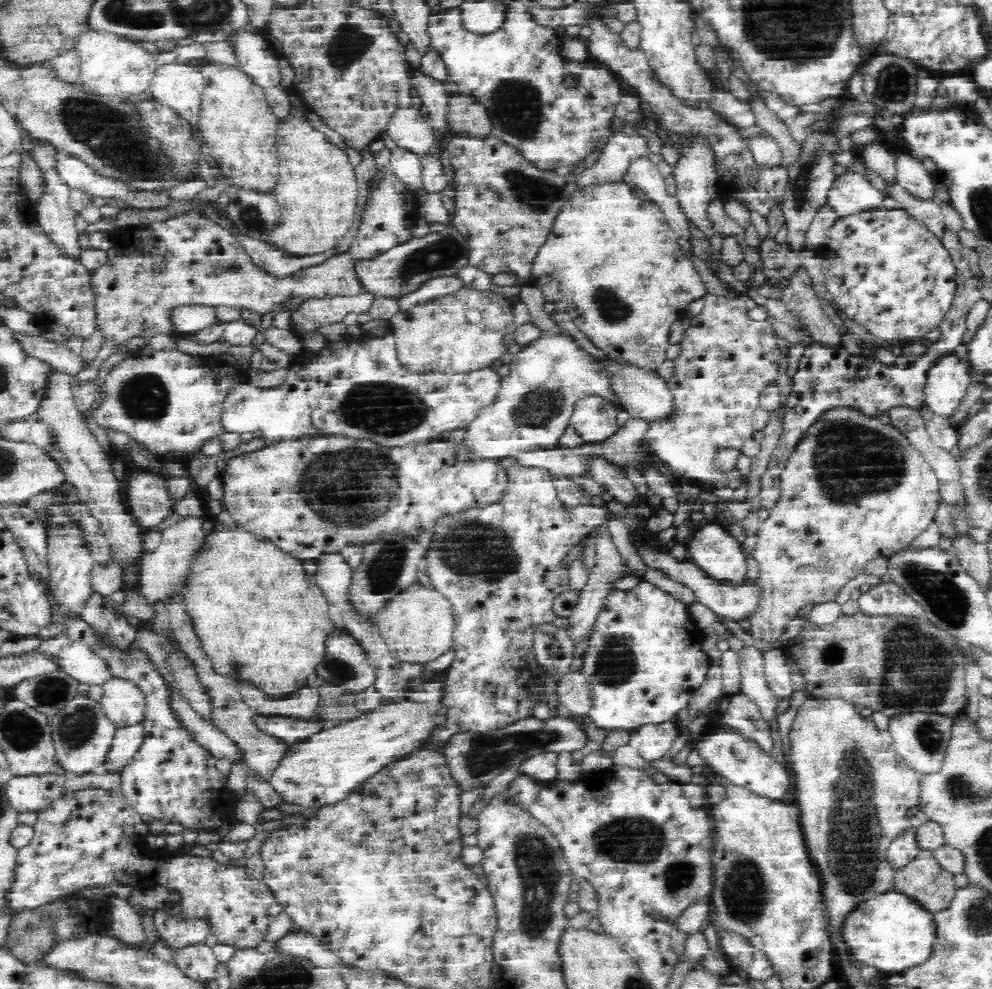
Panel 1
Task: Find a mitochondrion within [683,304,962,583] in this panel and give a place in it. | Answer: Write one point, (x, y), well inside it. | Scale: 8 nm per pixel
(852, 461)

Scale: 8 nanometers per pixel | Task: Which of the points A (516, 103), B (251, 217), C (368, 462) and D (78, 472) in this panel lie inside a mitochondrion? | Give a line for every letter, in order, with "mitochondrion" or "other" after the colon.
A: mitochondrion
B: mitochondrion
C: mitochondrion
D: other

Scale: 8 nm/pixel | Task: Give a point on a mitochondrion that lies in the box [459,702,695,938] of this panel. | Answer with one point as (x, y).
(481, 757)

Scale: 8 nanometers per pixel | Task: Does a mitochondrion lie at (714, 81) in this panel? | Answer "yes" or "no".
no

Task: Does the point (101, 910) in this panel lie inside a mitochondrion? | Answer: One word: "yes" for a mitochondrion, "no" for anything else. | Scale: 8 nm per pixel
no

